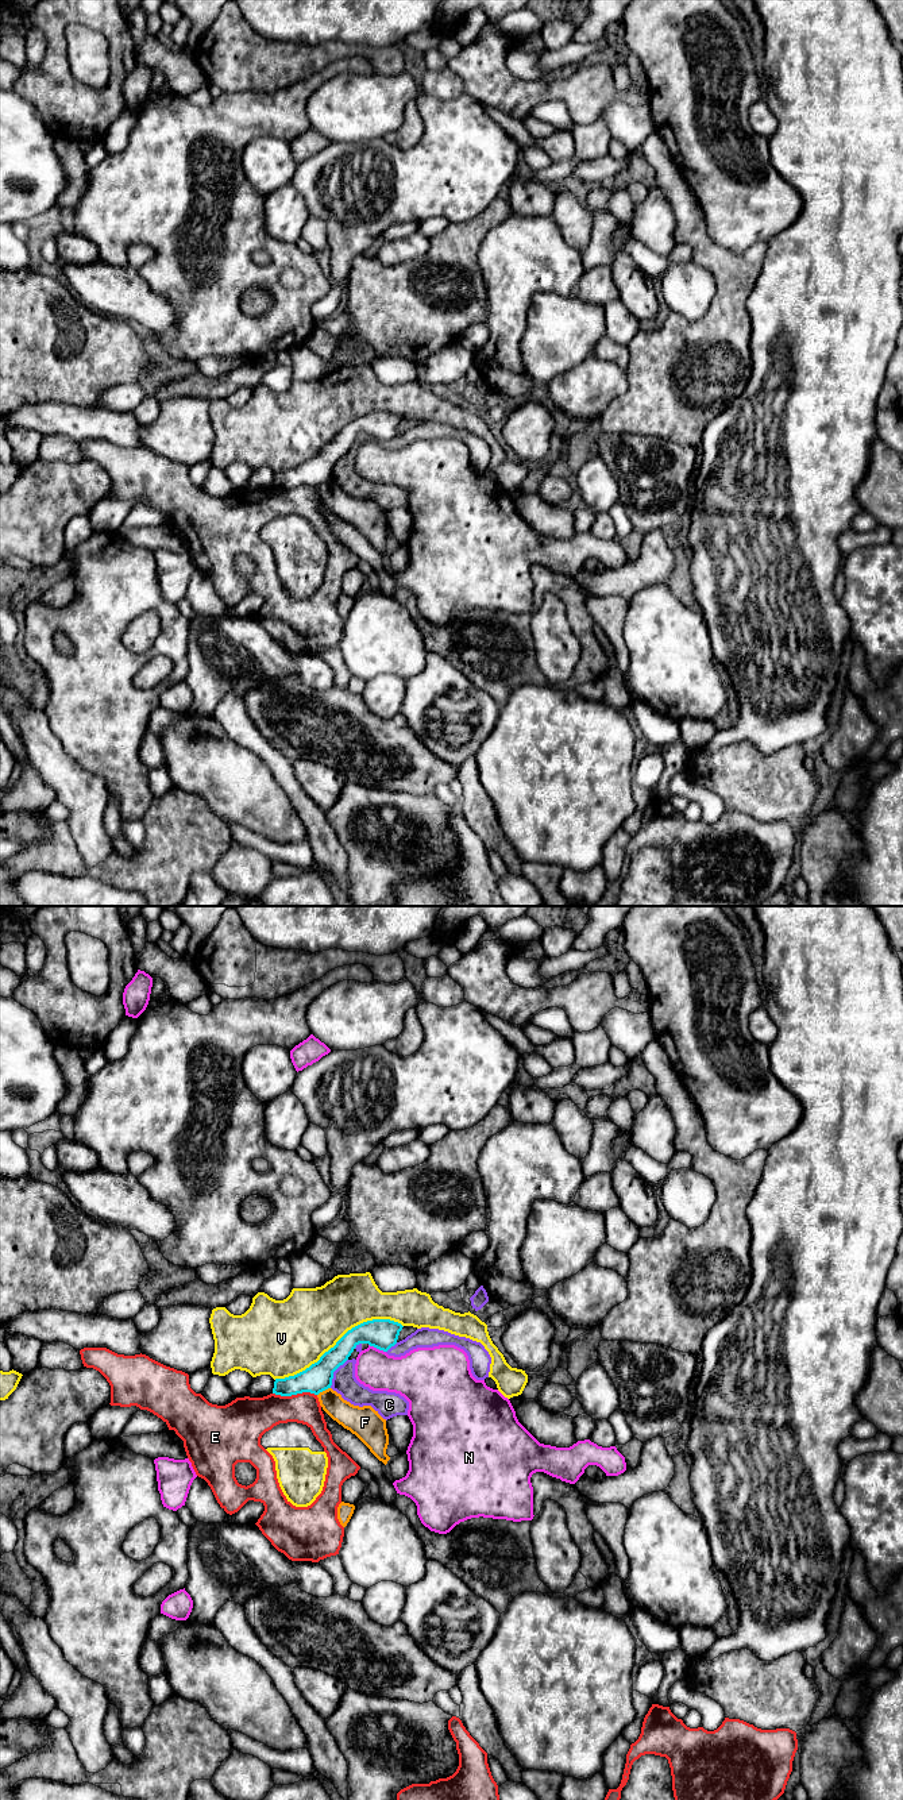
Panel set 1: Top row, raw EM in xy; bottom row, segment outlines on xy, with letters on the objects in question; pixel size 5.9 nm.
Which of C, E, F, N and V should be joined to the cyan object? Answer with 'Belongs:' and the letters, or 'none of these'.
Belongs: none of these

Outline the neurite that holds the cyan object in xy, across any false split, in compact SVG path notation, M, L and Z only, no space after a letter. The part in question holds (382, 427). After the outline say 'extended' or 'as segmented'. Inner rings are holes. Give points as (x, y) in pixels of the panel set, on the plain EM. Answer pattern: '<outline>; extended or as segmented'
M373 412L348 423L333 440L305 463L285 471L275 471L273 486L292 489L302 485L319 487L331 481L333 465L343 458L359 436L368 436L387 444L397 436L402 417L390 412Z; as segmented

